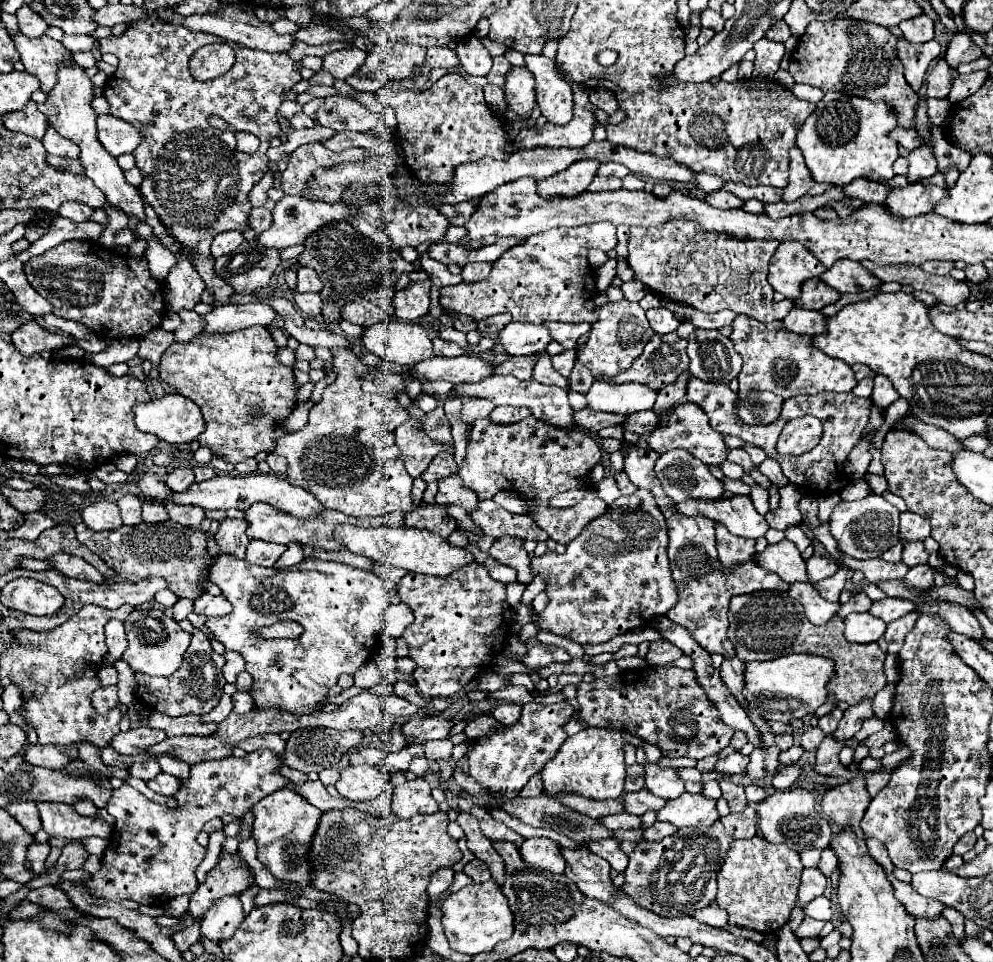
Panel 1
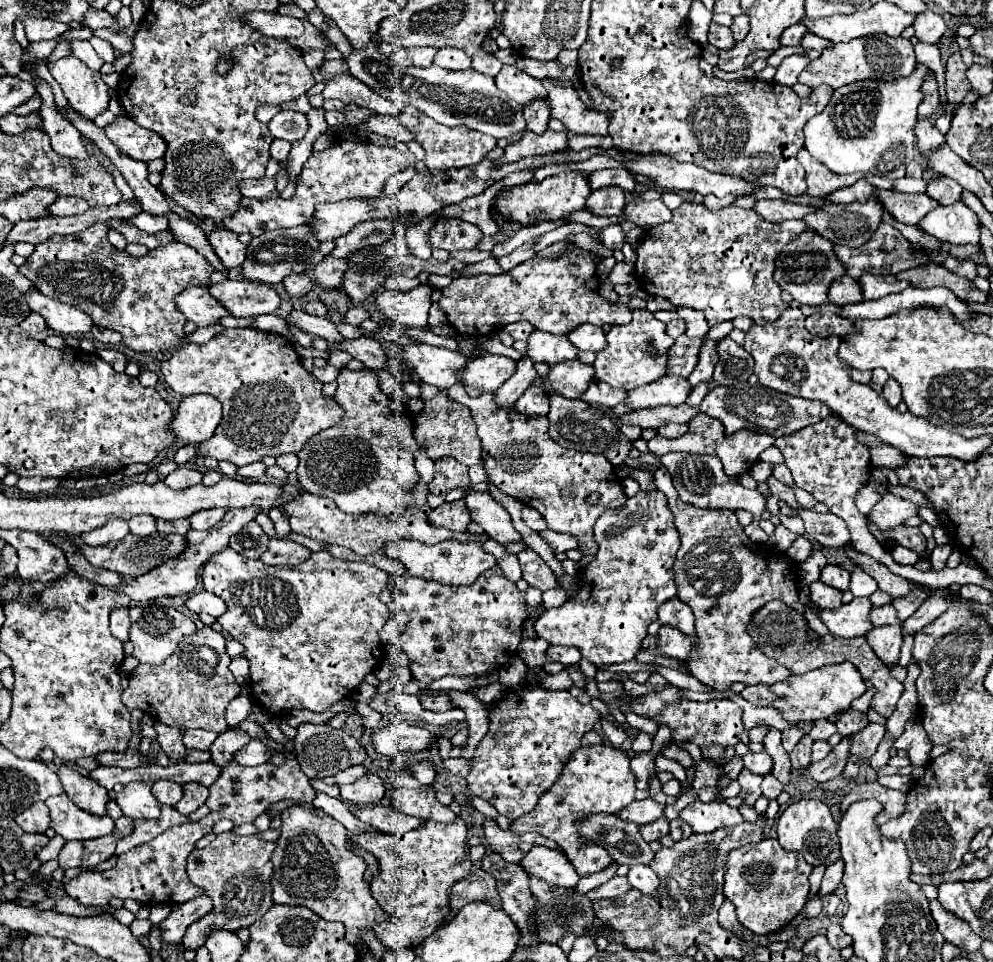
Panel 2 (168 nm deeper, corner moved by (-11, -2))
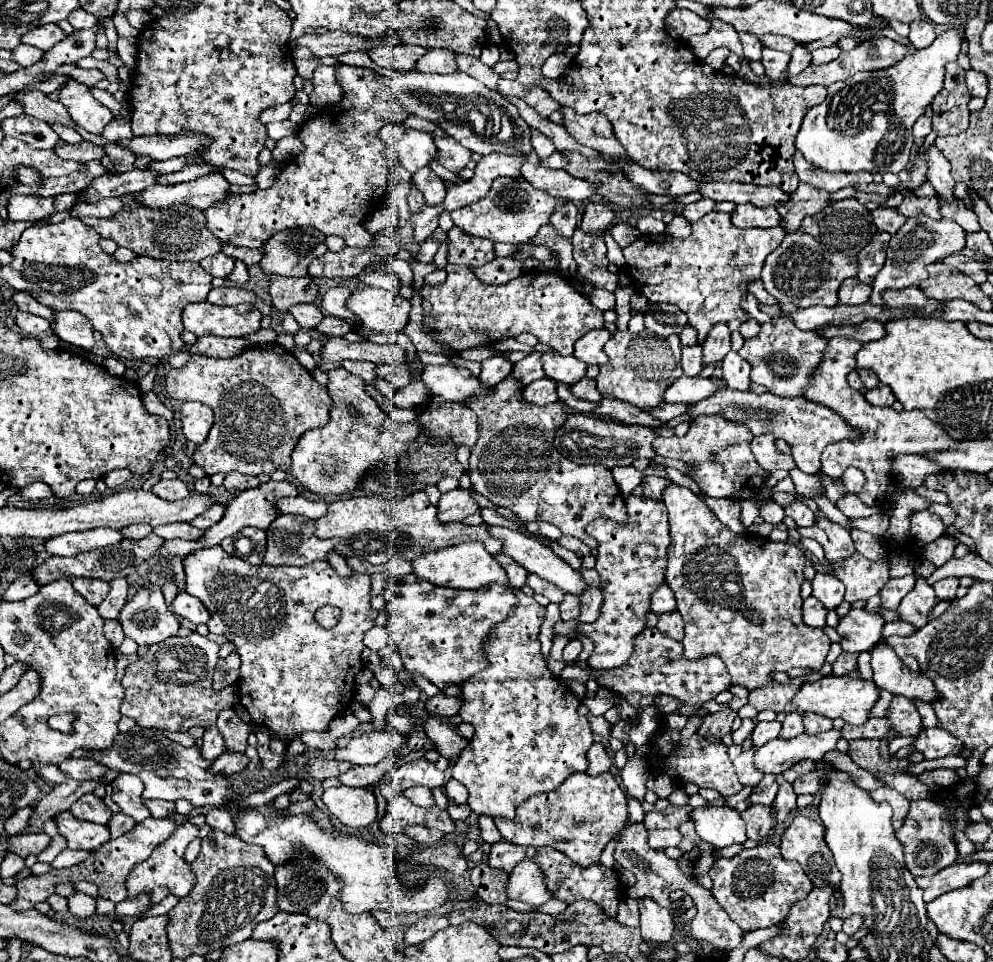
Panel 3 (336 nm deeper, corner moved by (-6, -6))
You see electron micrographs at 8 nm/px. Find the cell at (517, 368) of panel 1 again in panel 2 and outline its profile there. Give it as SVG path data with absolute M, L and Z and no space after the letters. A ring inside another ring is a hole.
M578 360L556 362L556 366L548 368L548 374L542 378L544 386L566 398L580 398L580 394L588 388L588 382L594 378L594 368Z

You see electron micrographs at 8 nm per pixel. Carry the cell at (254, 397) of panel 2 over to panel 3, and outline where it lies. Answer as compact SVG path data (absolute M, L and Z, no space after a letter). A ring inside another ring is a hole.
M279 344L269 346L251 346L233 358L209 358L193 354L191 360L177 370L167 374L167 394L177 400L197 400L209 406L215 412L215 424L209 430L207 440L193 454L193 462L205 470L207 476L217 472L241 472L247 476L271 474L275 470L289 470L291 450L297 446L297 440L303 432L321 428L329 422L331 398L327 388L313 380L309 370L305 370L291 352Z

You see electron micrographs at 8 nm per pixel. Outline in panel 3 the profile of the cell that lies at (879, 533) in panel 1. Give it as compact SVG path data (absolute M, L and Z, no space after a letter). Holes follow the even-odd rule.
M921 510L911 518L911 536L925 544L941 538L945 530L947 526L943 524L943 520L937 514L931 514L931 510Z

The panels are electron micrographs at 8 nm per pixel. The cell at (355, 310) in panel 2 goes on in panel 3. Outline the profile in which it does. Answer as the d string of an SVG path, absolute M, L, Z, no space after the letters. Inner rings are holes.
M325 316L319 326L315 326L315 330L319 334L325 334L325 336L345 336L347 332L351 332L351 326L341 320L341 318L335 318L335 316Z

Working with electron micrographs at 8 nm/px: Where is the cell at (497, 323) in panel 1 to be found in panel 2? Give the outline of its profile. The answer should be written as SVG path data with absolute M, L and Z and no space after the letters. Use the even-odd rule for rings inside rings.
M514 322L504 326L504 330L514 338L514 340L526 340L528 334L534 330L534 326L530 322Z

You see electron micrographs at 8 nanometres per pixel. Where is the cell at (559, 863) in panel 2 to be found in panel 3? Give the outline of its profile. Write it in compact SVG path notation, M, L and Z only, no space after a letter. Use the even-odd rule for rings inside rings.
M531 858L513 868L505 886L505 894L507 898L521 900L531 906L543 906L551 898L543 882L543 872Z

